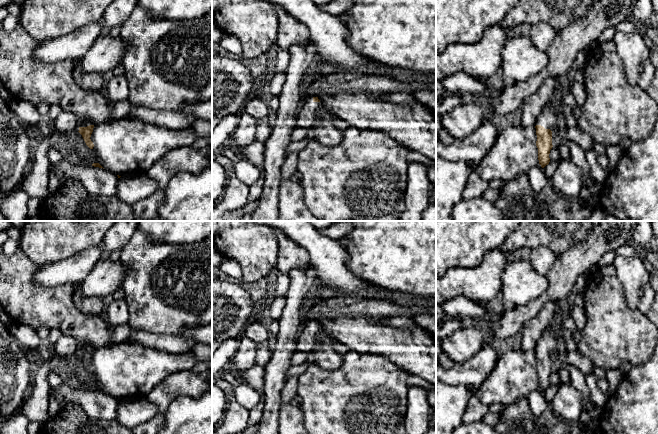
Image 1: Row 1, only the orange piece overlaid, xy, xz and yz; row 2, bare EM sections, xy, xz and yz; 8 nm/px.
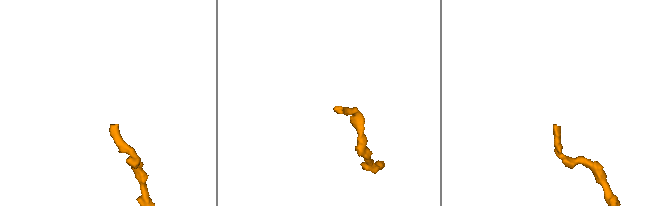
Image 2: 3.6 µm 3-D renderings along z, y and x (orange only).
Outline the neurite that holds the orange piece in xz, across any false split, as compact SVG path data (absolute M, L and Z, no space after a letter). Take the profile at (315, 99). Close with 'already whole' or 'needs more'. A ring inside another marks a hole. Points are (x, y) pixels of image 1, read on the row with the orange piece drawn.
M304 97L297 112L297 126L305 129L311 129L320 114L321 103L318 97Z; needs more

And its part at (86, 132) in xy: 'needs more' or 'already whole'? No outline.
needs more

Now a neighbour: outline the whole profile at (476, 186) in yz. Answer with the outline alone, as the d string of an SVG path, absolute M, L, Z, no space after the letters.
M473 170L468 178L467 185L464 188L463 199L468 200L483 197L483 194L488 189L489 182Z

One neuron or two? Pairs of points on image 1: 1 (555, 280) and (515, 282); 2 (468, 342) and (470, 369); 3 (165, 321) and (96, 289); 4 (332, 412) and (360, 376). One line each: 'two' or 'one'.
1: two
2: two
3: two
4: one

